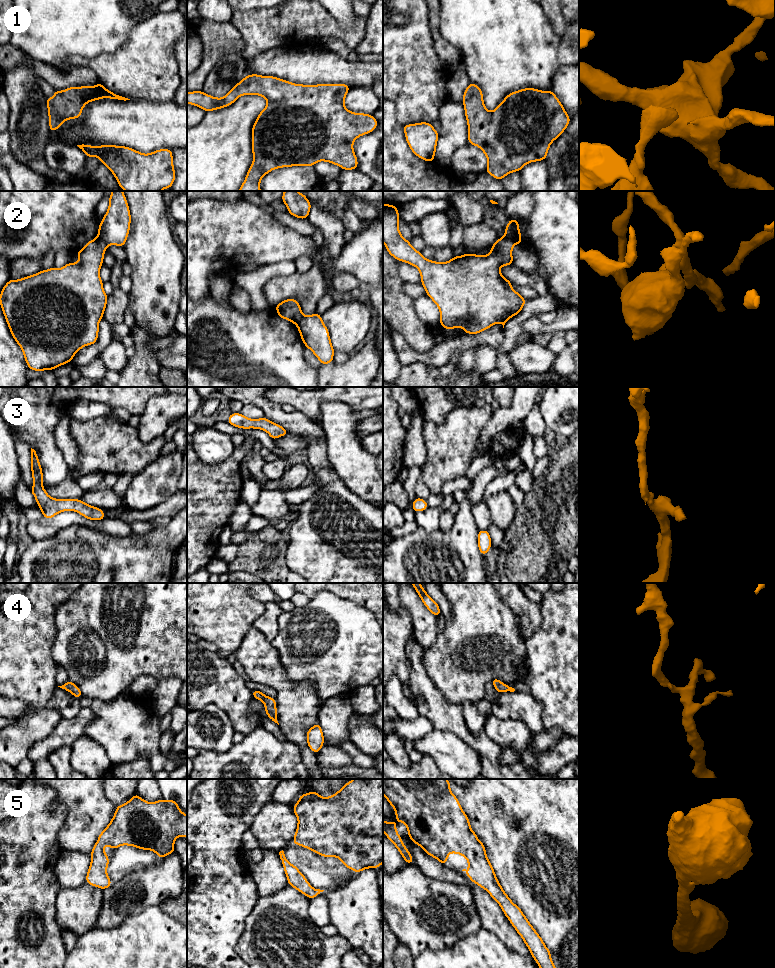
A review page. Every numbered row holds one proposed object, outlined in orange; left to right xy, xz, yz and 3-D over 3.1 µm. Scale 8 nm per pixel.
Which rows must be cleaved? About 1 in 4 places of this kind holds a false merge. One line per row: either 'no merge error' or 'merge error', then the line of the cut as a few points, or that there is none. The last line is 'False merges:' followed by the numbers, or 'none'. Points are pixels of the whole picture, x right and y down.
1: no merge error | no cut
2: merge error | xy (98, 235), (107, 245)
3: no merge error | no cut
4: no merge error | no cut
5: no merge error | no cut
False merges: 2

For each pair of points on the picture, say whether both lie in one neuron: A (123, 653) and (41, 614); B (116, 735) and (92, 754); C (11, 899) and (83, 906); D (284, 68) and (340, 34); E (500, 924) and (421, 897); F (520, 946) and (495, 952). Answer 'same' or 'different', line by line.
A: different
B: different
C: different
D: different
E: different
F: different

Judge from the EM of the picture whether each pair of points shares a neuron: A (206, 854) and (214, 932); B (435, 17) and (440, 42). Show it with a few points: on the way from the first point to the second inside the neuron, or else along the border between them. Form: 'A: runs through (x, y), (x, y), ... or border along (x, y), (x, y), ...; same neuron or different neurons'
A: runs through (212, 873), (212, 913); same neuron
B: runs through (435, 23), (436, 36); same neuron

